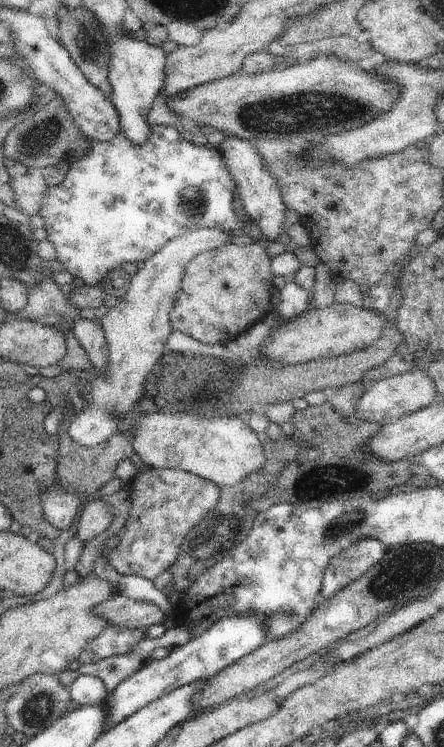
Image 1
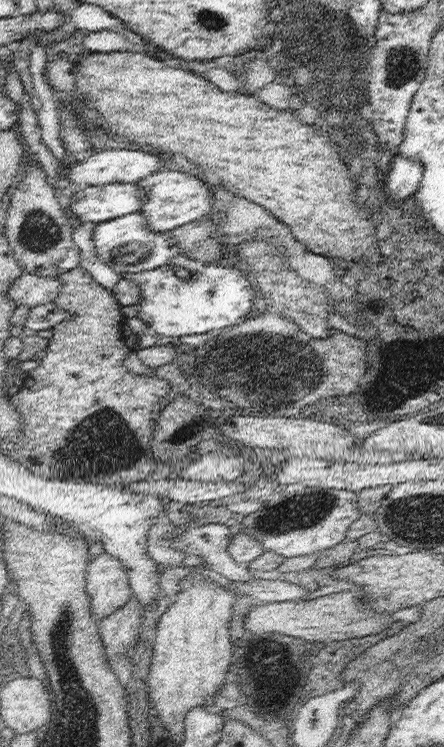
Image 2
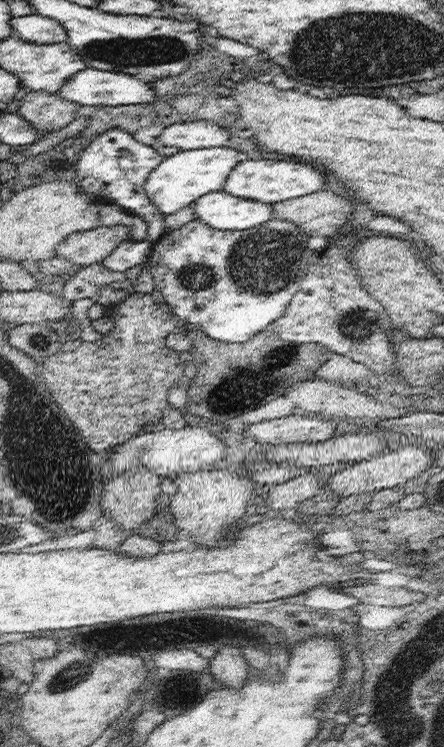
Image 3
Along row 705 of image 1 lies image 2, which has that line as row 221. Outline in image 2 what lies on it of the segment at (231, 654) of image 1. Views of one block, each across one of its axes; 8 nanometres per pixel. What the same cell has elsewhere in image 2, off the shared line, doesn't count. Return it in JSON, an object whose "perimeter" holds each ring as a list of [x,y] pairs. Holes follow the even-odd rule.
{"perimeter":[[[133,212],[127,216],[97,224],[93,234],[93,244],[95,244],[99,260],[105,266],[109,266],[115,274],[149,272],[153,268],[161,268],[169,264],[179,254],[179,248],[173,242],[171,232],[153,232],[147,226],[147,218],[143,212]]]}

